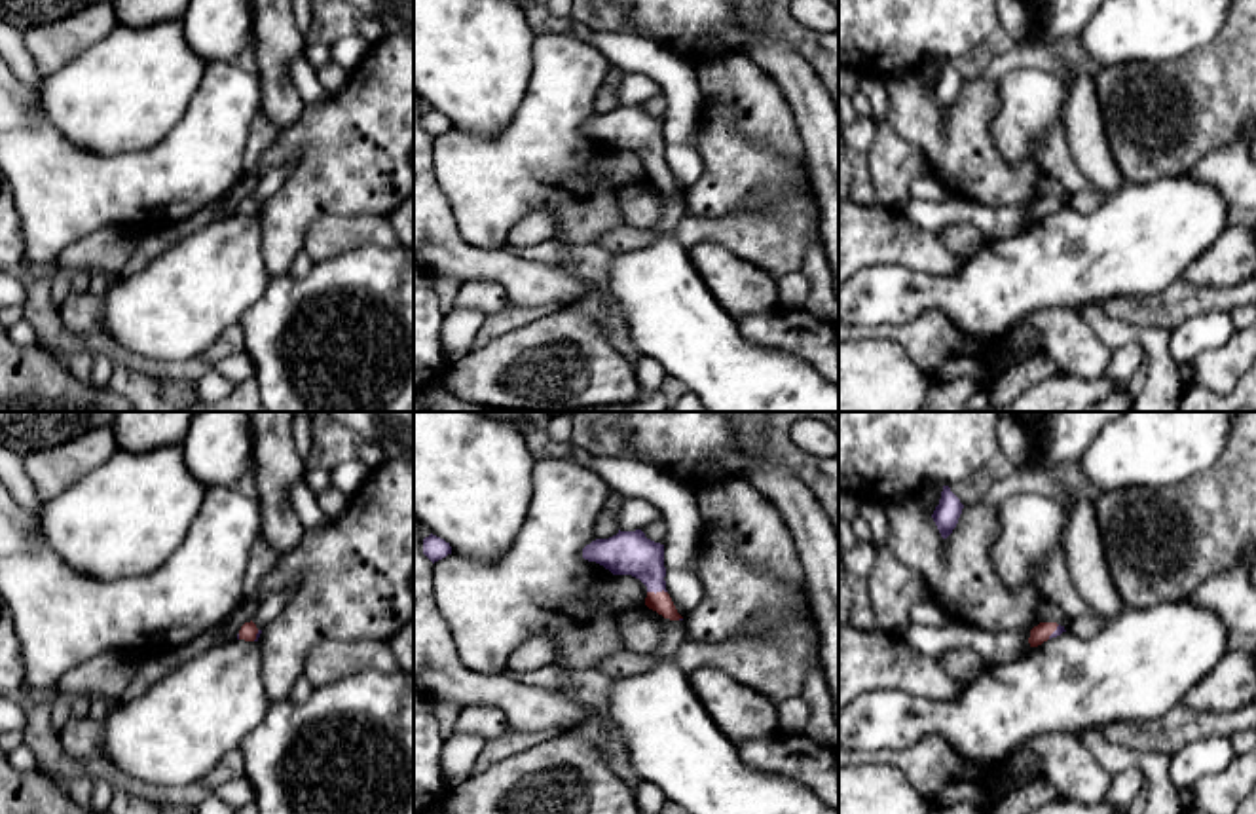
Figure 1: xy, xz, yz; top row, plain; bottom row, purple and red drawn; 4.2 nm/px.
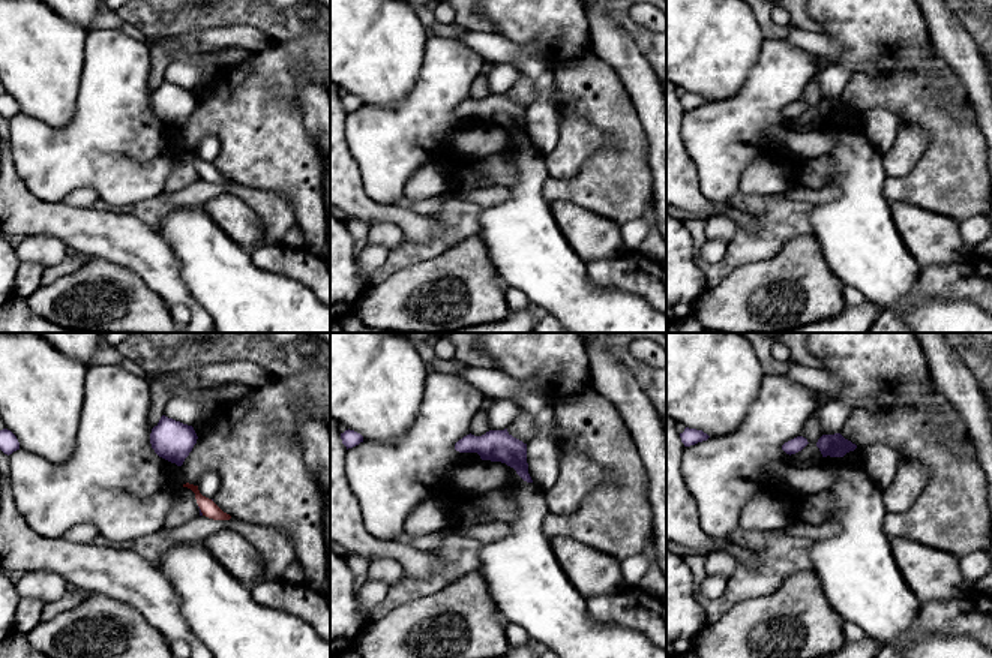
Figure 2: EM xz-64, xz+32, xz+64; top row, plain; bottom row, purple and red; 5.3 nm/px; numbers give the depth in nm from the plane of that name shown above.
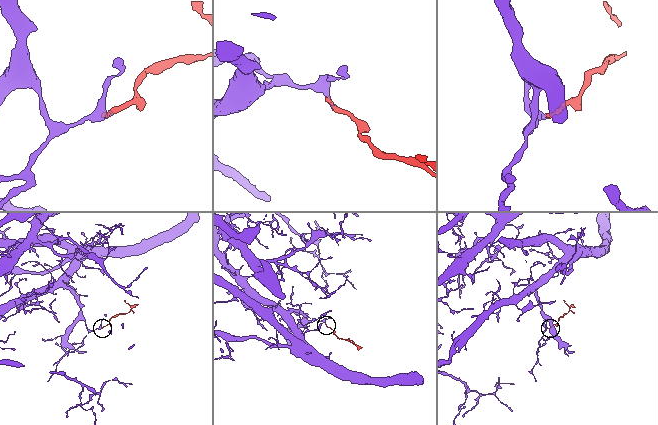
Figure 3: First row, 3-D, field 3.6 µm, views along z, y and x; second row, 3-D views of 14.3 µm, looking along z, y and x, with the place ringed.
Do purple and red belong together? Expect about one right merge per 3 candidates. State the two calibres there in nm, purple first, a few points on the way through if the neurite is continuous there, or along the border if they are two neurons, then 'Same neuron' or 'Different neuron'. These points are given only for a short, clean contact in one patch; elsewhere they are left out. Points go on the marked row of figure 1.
Thickness 190 nm (purple) against 90 nm. Path across: xz (628, 553), (653, 577), (657, 591), (661, 602). Same neuron

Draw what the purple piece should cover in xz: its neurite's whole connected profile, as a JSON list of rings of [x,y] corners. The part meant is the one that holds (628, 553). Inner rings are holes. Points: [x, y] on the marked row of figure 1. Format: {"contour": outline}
{"contour": [[[641,529],[620,531],[609,539],[596,539],[582,548],[582,558],[596,562],[613,575],[632,575],[647,586],[645,605],[664,619],[683,619],[668,590],[664,545],[645,537]]]}

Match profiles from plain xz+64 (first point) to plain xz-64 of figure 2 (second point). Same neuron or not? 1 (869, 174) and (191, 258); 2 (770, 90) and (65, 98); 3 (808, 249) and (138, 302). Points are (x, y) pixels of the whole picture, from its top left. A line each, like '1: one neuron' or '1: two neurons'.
1: one neuron
2: two neurons
3: one neuron

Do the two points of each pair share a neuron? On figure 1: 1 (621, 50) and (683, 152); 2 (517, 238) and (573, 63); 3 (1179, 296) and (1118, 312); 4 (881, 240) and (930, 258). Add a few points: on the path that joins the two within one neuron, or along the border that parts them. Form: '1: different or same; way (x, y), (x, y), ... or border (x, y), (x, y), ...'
1: same; way (651, 61), (680, 90), (680, 122)
2: different; border (554, 222), (545, 211), (532, 209), (505, 241)
3: same; way (1163, 310), (1133, 310)
4: same; way (892, 240), (919, 249)

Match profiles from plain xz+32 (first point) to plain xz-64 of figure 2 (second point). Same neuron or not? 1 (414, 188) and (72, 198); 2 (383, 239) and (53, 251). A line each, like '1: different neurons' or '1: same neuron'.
1: same neuron
2: same neuron

